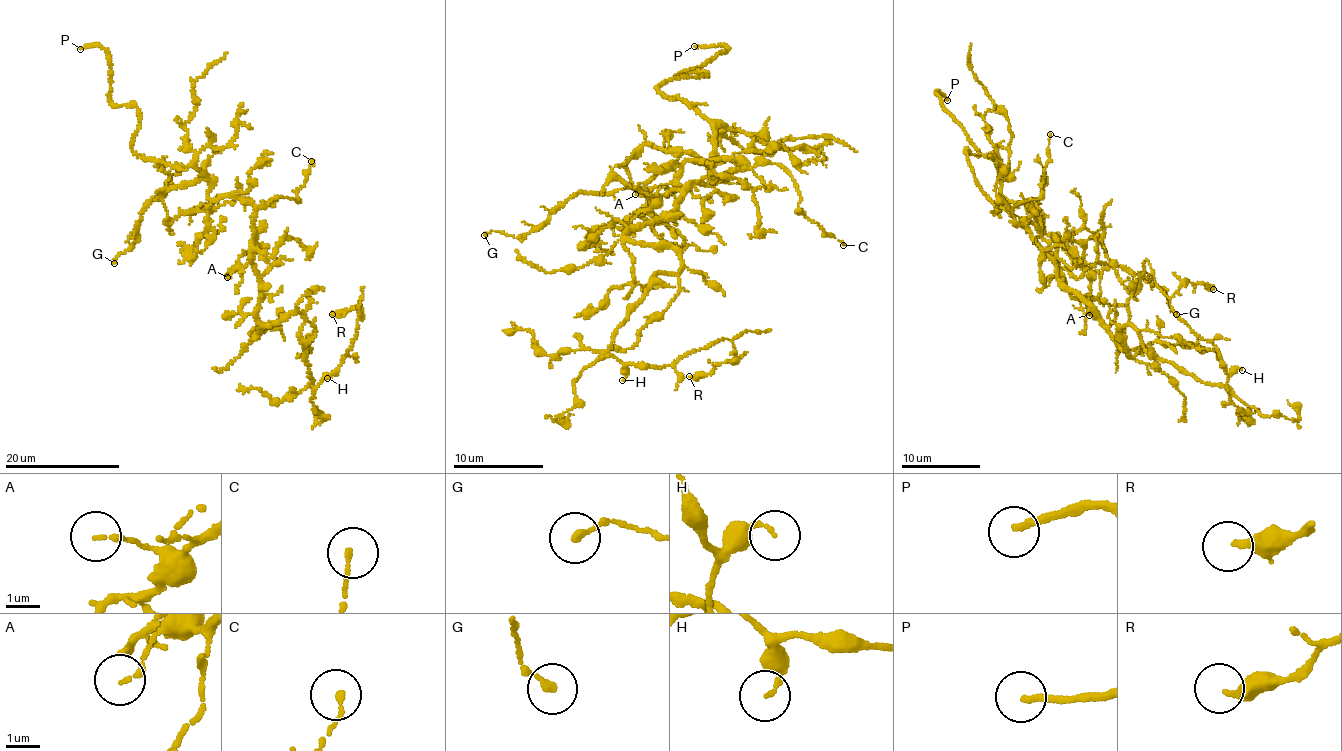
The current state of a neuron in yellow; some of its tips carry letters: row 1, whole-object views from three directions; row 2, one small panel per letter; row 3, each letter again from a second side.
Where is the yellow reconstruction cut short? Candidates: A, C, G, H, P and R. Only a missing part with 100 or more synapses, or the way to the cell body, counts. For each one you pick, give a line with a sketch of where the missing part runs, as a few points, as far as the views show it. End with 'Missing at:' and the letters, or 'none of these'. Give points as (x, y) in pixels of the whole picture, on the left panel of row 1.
Missing at: P

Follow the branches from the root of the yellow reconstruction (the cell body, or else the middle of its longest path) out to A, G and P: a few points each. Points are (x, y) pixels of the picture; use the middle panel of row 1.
A: (694, 184), (689, 183), (657, 199), (635, 194)
G: (694, 184), (745, 166), (645, 145), (627, 162), (628, 186), (580, 192), (516, 238), (484, 235)
P: (694, 184), (745, 166), (694, 162), (712, 125), (658, 88), (707, 76), (676, 77), (727, 50), (694, 46)

